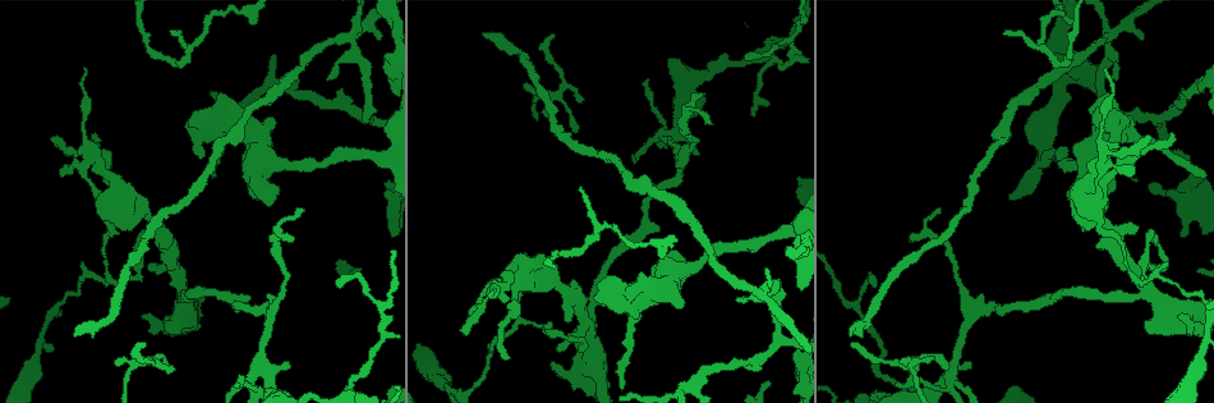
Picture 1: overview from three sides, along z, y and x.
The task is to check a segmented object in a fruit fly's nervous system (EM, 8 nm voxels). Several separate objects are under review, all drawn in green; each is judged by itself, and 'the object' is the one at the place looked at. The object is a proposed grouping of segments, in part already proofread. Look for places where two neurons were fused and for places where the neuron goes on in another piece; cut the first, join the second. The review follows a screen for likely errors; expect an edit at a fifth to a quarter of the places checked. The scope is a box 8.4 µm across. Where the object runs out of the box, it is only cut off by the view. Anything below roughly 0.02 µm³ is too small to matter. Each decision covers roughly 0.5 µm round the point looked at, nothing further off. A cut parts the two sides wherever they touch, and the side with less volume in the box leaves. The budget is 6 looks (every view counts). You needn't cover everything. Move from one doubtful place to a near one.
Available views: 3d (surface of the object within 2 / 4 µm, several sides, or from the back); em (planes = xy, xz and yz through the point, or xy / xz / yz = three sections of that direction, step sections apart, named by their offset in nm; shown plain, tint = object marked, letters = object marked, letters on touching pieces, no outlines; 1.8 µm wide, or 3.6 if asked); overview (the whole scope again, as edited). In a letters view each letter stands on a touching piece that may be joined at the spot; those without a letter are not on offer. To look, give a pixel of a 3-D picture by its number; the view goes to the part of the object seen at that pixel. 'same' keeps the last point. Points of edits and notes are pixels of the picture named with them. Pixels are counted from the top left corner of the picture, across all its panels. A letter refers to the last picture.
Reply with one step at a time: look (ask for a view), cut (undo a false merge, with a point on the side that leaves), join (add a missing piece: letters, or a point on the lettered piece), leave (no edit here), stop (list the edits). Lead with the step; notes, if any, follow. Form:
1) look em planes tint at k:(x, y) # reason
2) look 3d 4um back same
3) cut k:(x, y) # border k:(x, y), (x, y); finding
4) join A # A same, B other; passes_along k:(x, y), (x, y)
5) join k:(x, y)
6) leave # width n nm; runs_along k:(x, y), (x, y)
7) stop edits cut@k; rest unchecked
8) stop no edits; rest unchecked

look em planes letters at 1:(503, 286) # abrupt turn

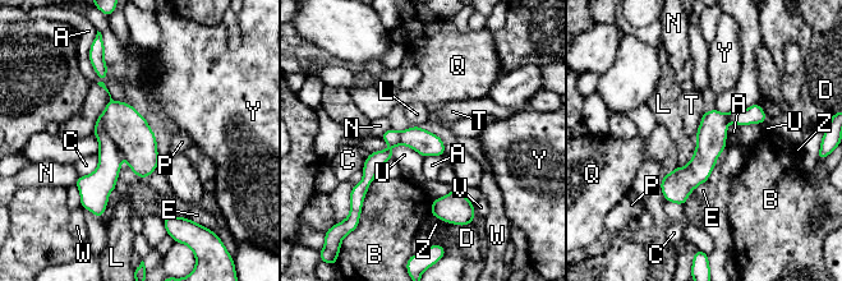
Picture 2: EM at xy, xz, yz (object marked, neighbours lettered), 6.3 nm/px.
cut 2:(106, 174) # longest_contact A 320 nm; A other, B other, C other, D other, E other, L other, N other, P other, Q other, T other, U other, V other, W other, Y other, Z other; part_leaving 2:(97, 129), (106, 143), (100, 207); two neurons meet here

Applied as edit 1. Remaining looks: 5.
look overview # redraw

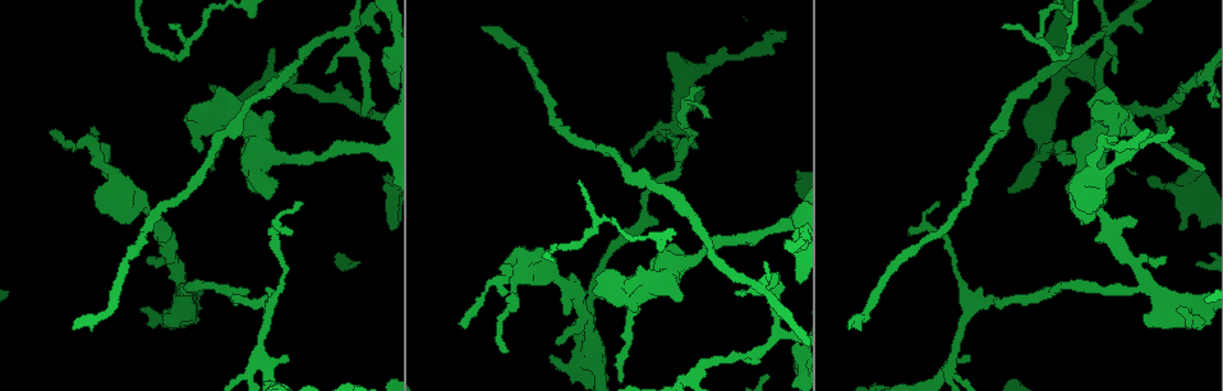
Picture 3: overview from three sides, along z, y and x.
look em yz step 16 tint at 3:(76, 326) # free end

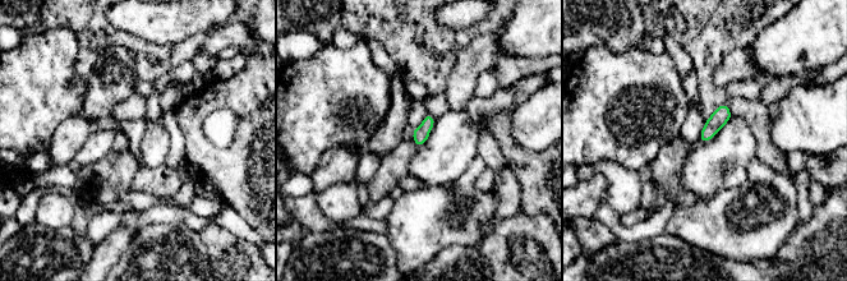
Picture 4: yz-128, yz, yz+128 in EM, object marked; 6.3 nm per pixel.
look em planes letters same

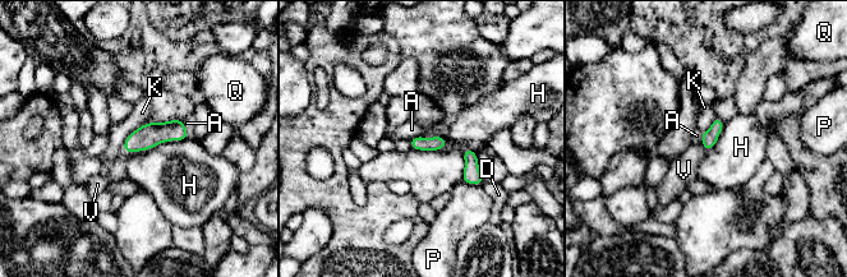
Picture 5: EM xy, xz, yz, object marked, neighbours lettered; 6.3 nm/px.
join V # width 90 nm; A other, D other, H other, K other, P other, Q other, V same; passes_along 5:(420, 143), (429, 138), (428, 133); it goes on there

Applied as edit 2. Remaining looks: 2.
look em xz step 4 tint at 3:(639, 286) # thin arm on a thick one

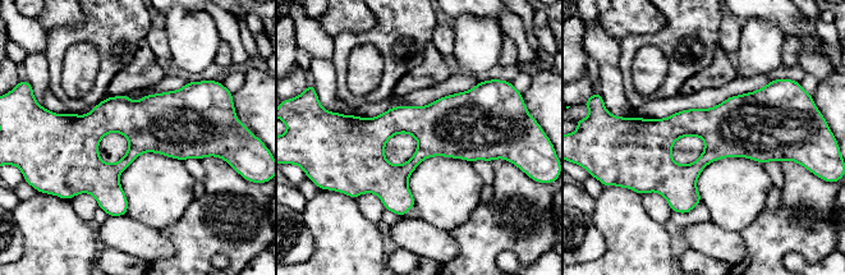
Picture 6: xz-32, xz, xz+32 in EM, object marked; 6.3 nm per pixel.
look em planes letters same

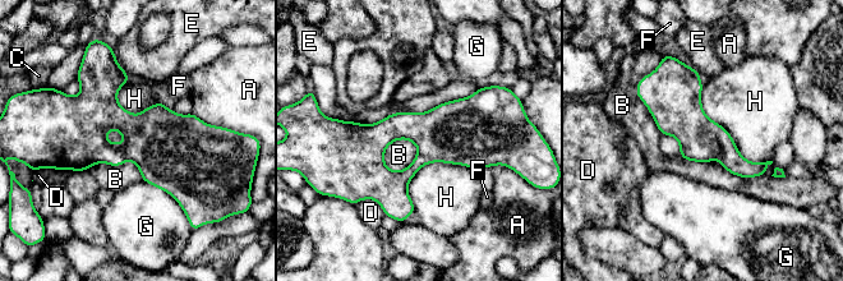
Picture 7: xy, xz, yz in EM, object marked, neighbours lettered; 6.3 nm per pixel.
leave # width 280 nm; A other, B other, C other, D other, E other, F other, G other, H other; border 7:(418, 148), (402, 169), (383, 162); all the same neuron

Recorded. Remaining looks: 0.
stop edits cut@2, join@5; rest unchecked

